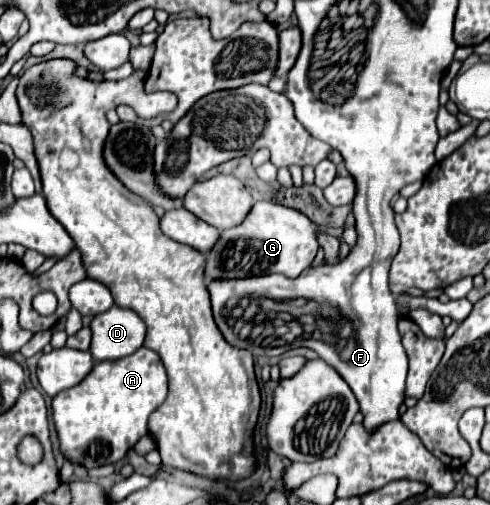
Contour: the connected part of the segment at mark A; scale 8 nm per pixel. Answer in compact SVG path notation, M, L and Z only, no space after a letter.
M142 346L130 354L130 358L118 362L98 362L78 386L52 398L52 418L62 456L88 470L116 464L142 436L148 434L148 414L166 400L166 394L168 378L164 364L150 348Z

